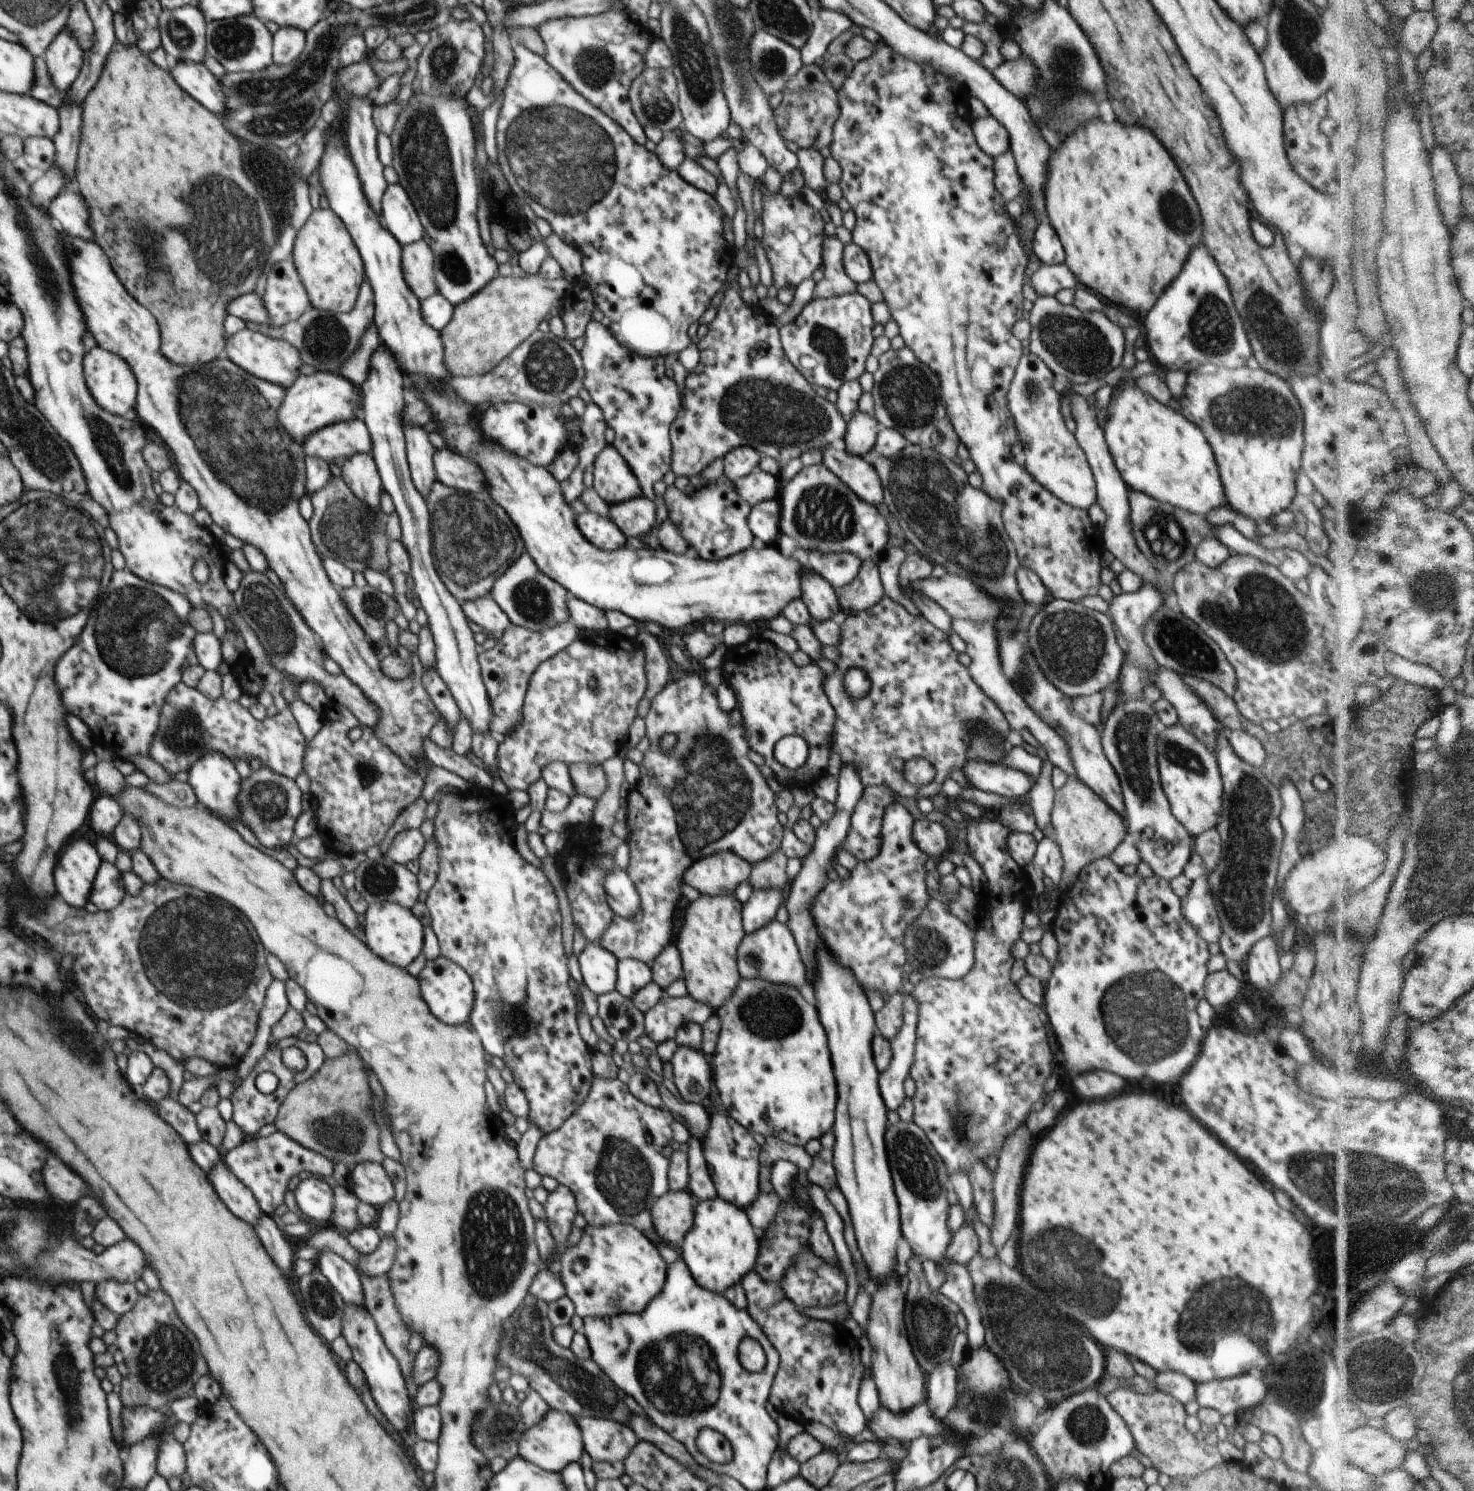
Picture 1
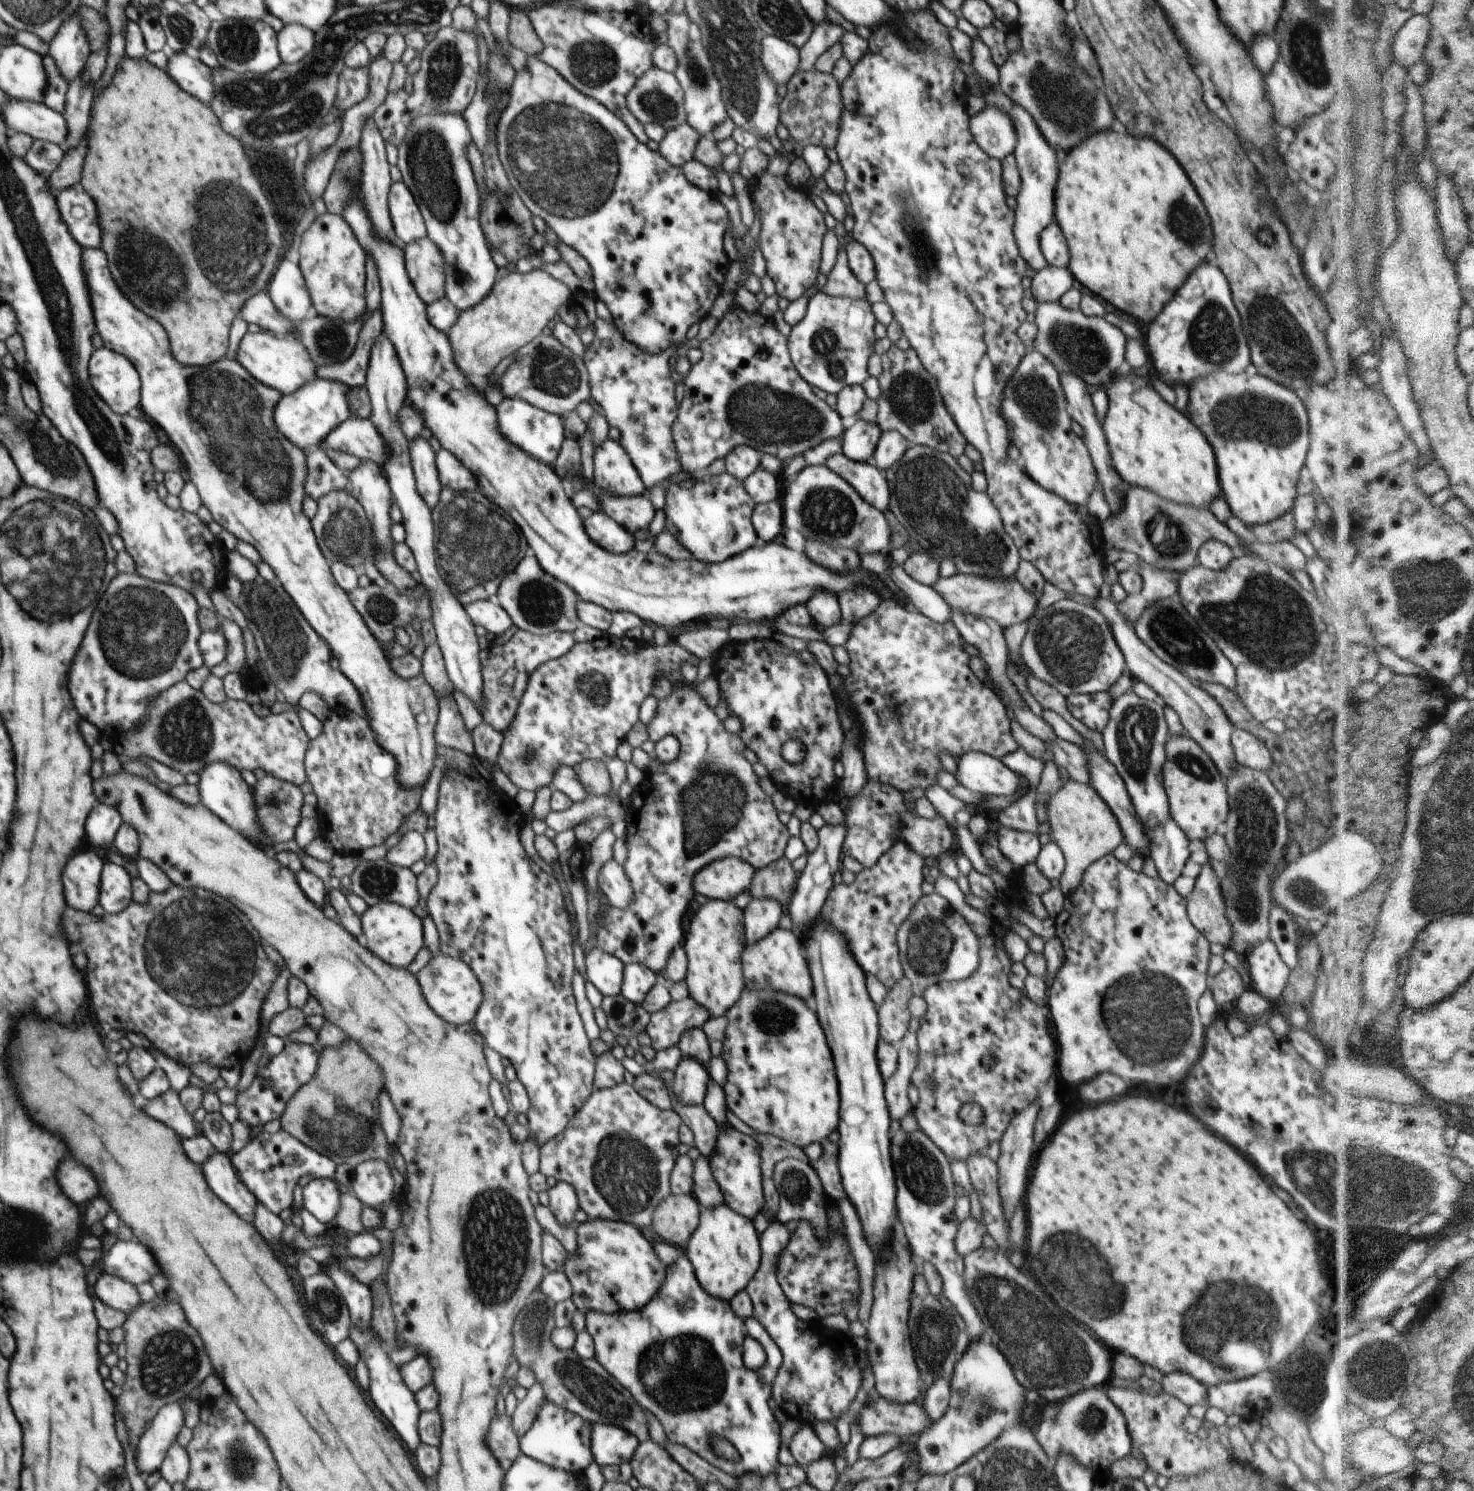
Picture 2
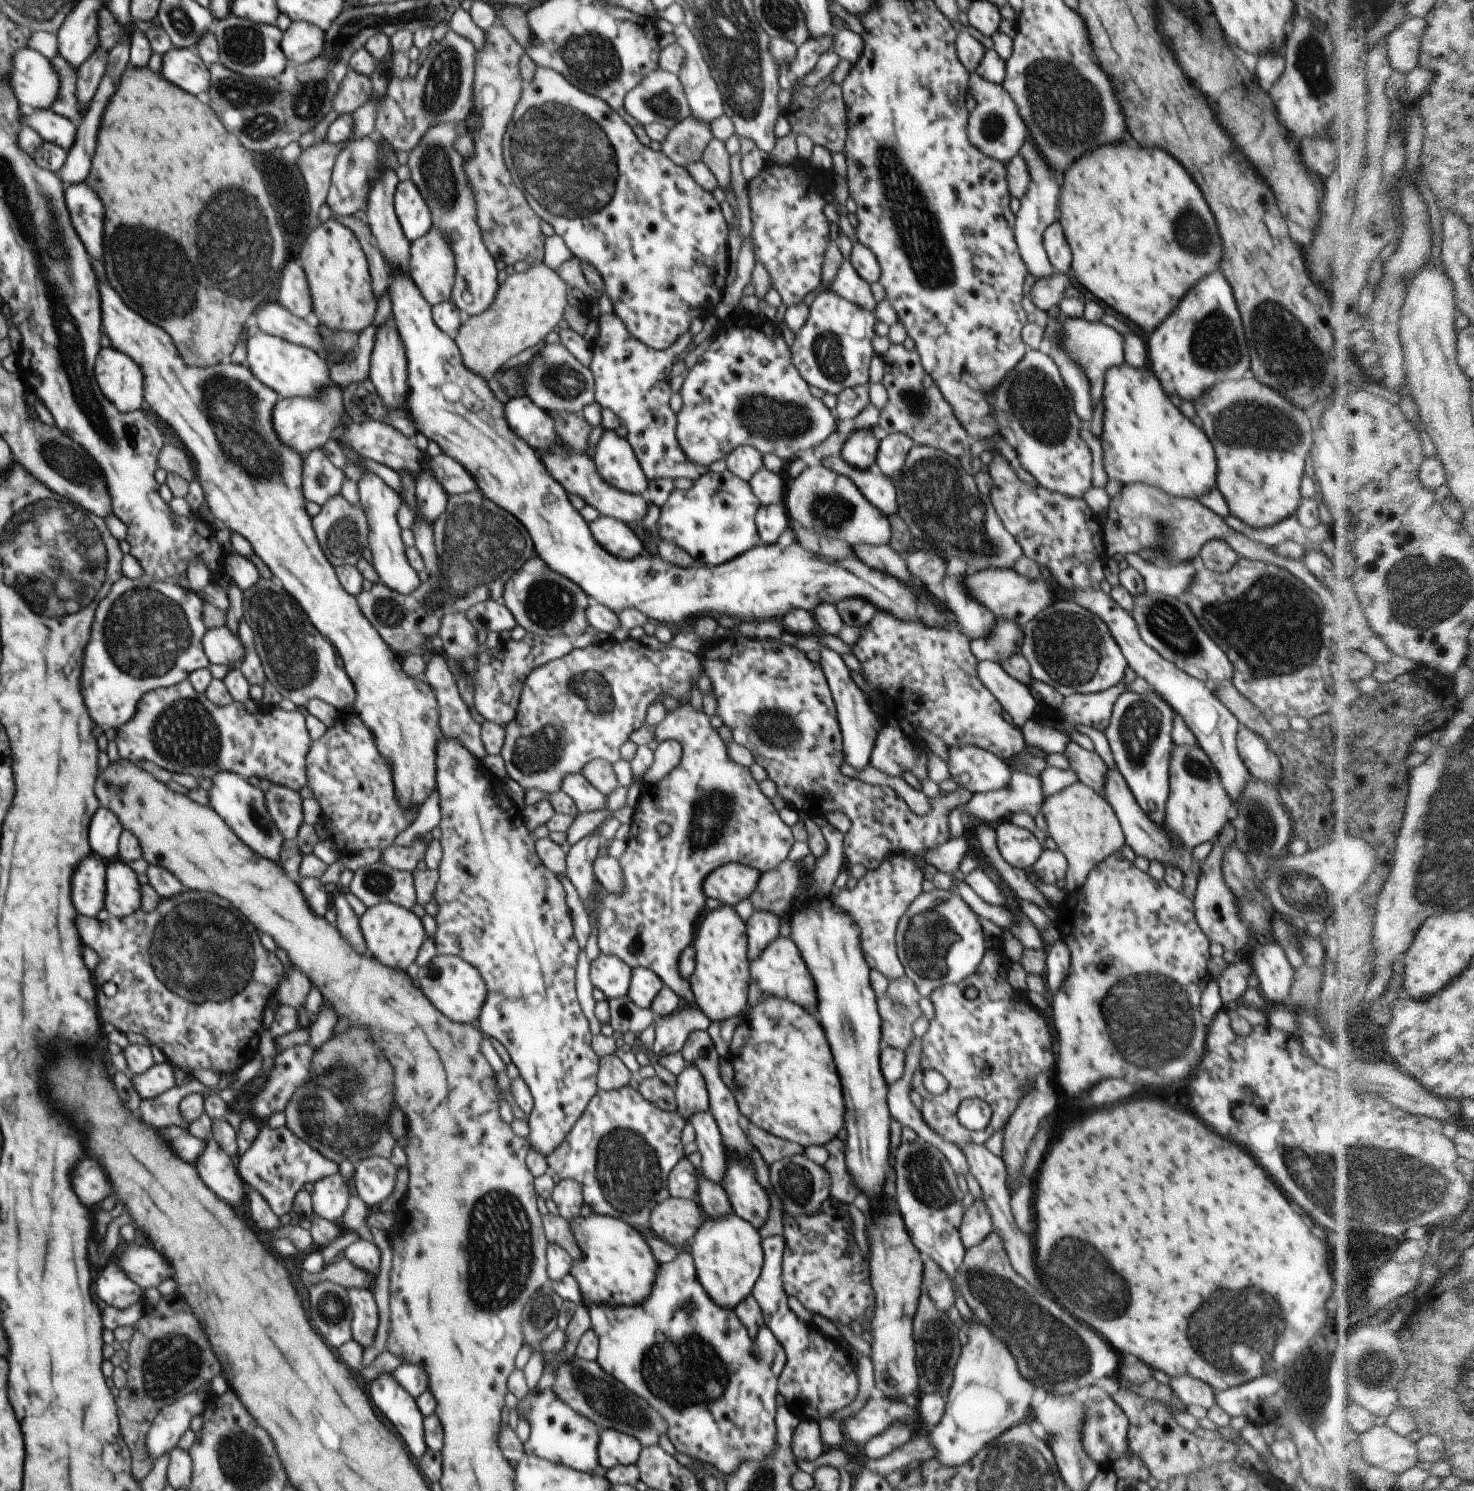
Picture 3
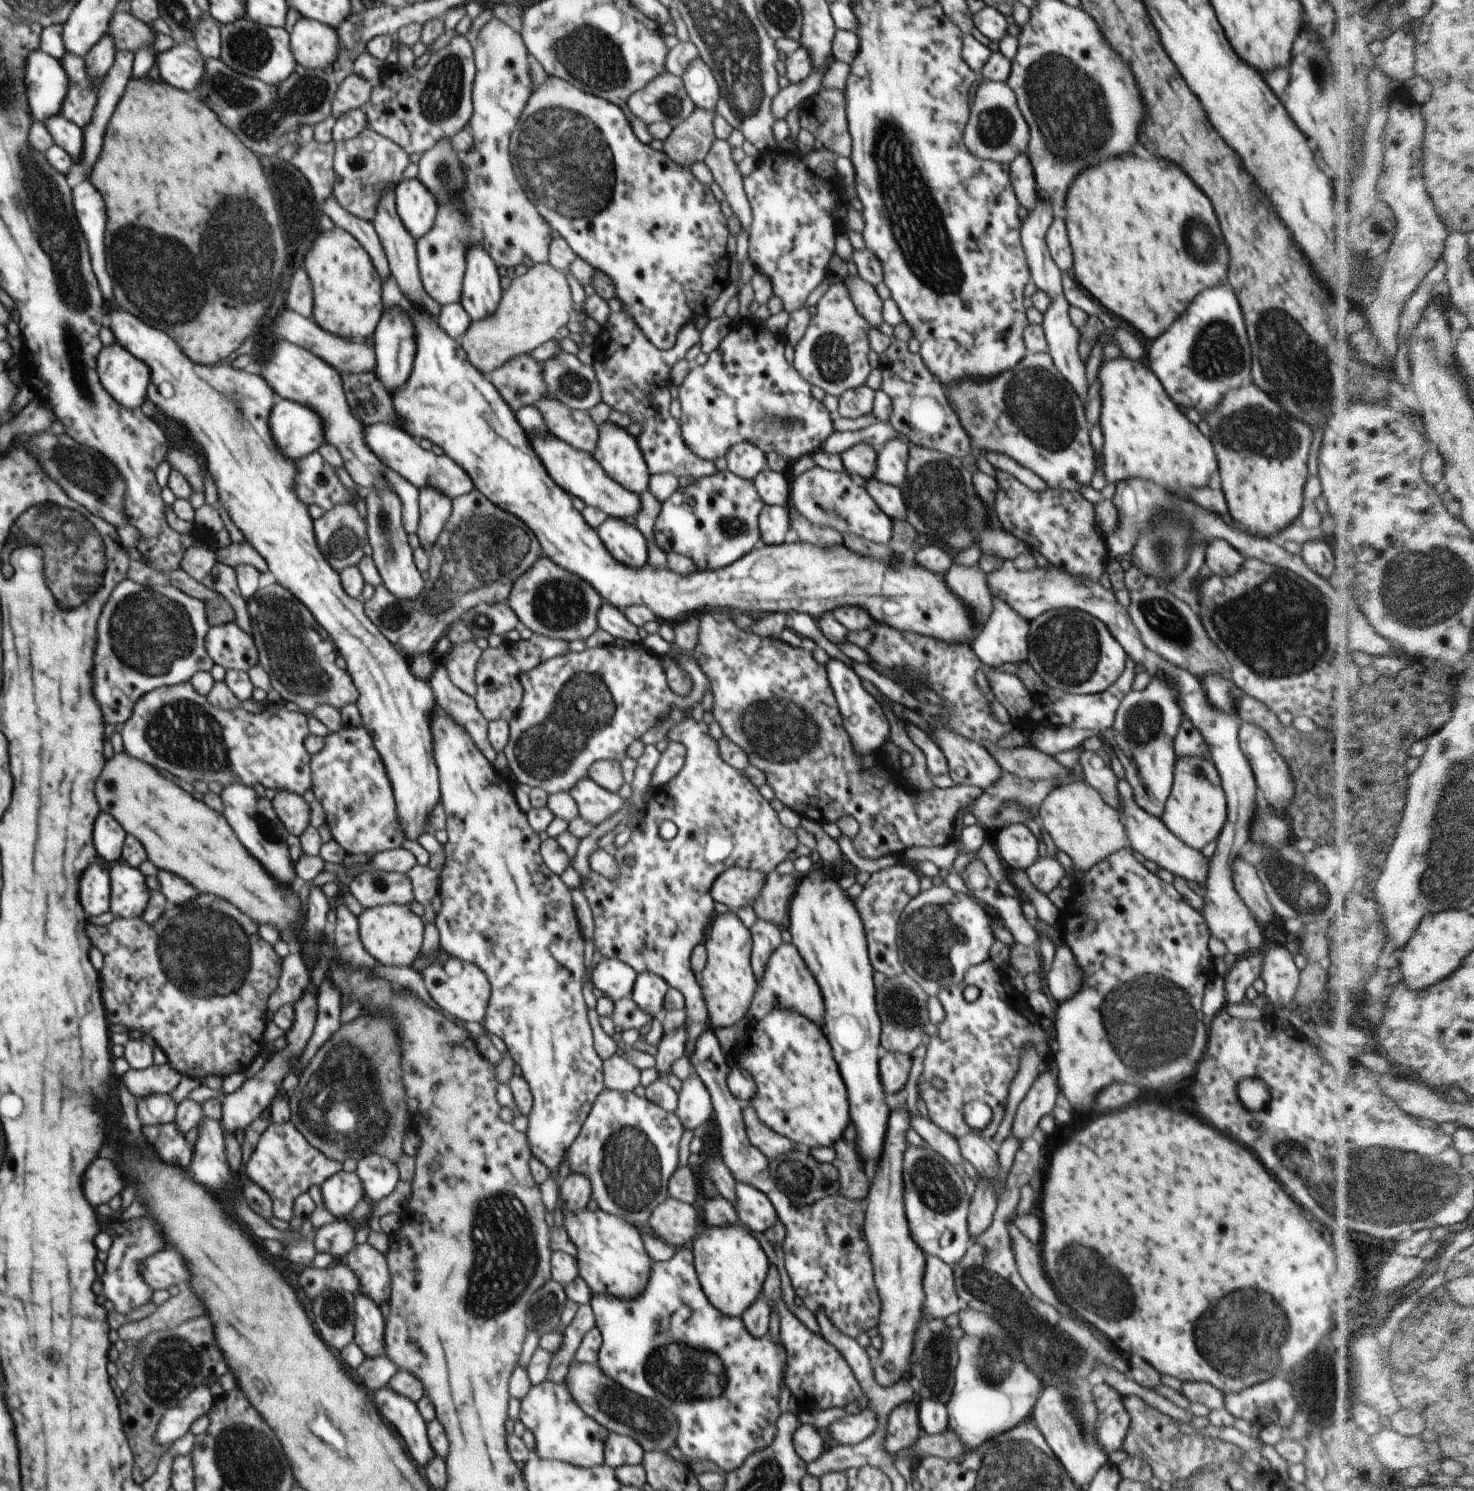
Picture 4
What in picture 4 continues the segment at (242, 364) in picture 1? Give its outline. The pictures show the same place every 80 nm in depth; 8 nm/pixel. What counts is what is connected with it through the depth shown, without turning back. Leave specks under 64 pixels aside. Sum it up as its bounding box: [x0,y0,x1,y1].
[260,342,390,490]

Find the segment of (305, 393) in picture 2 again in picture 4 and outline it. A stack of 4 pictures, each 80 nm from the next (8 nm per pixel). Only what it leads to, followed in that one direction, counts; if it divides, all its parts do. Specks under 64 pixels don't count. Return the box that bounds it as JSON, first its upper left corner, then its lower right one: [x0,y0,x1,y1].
[269,400,325,460]

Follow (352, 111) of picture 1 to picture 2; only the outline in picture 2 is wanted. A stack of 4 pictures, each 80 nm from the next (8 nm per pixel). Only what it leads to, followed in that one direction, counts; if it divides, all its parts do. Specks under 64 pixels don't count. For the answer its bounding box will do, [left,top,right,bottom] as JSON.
[359,119,403,246]

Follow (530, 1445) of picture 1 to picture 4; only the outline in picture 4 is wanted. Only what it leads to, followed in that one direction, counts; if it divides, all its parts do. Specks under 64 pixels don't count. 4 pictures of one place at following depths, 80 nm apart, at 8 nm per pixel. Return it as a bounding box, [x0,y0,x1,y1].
[519,1380,609,1469]

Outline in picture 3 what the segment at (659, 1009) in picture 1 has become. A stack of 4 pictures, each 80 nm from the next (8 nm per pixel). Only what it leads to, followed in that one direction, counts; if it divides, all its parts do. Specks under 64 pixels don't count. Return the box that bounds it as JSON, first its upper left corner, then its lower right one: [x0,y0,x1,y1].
[652,1004,710,1059]

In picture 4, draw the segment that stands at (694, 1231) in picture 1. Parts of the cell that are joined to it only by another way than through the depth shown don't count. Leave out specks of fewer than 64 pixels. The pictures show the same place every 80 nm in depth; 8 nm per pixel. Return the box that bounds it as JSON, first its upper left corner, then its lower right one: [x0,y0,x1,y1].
[690,1226,768,1318]

